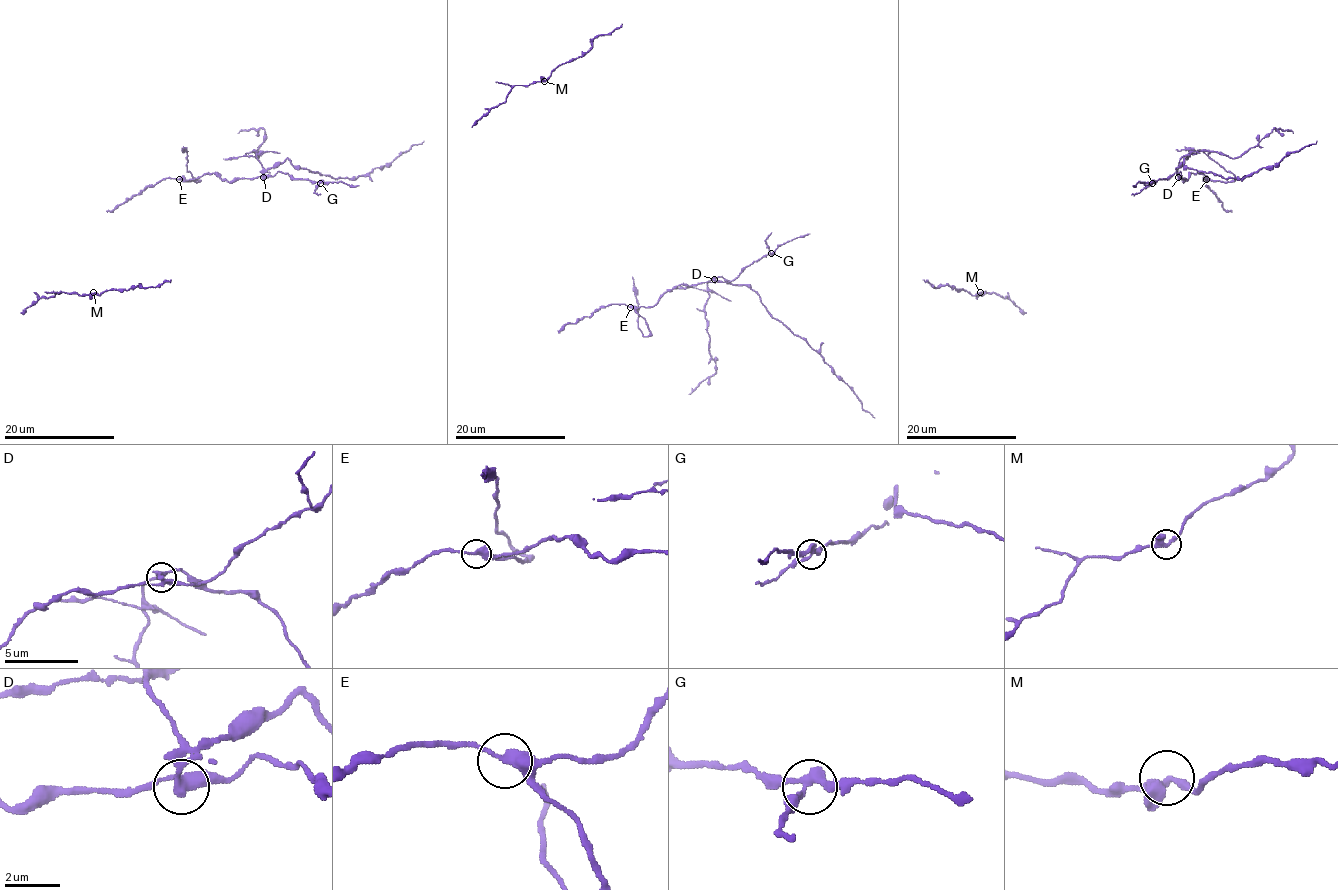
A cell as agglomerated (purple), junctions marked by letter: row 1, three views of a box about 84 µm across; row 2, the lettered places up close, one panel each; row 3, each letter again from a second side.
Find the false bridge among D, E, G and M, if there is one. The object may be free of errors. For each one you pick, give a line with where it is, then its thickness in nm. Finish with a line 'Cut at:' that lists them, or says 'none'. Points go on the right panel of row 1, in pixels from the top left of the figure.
D: at (1178, 177); 280 nm thick
Cut at: D

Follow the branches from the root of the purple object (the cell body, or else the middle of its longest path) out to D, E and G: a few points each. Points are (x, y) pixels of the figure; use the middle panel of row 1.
D: (564, 324), (575, 324), (609, 304), (651, 307), (665, 292), (677, 285), (695, 285), (714, 280)
E: (564, 324), (575, 324), (609, 304), (630, 307)
G: (564, 324), (575, 324), (609, 304), (651, 307), (665, 292), (681, 284), (732, 281), (748, 266), (771, 253)

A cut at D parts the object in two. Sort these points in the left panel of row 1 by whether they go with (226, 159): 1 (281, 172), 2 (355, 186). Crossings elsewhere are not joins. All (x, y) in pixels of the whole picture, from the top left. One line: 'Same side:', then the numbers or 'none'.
Same side: none

